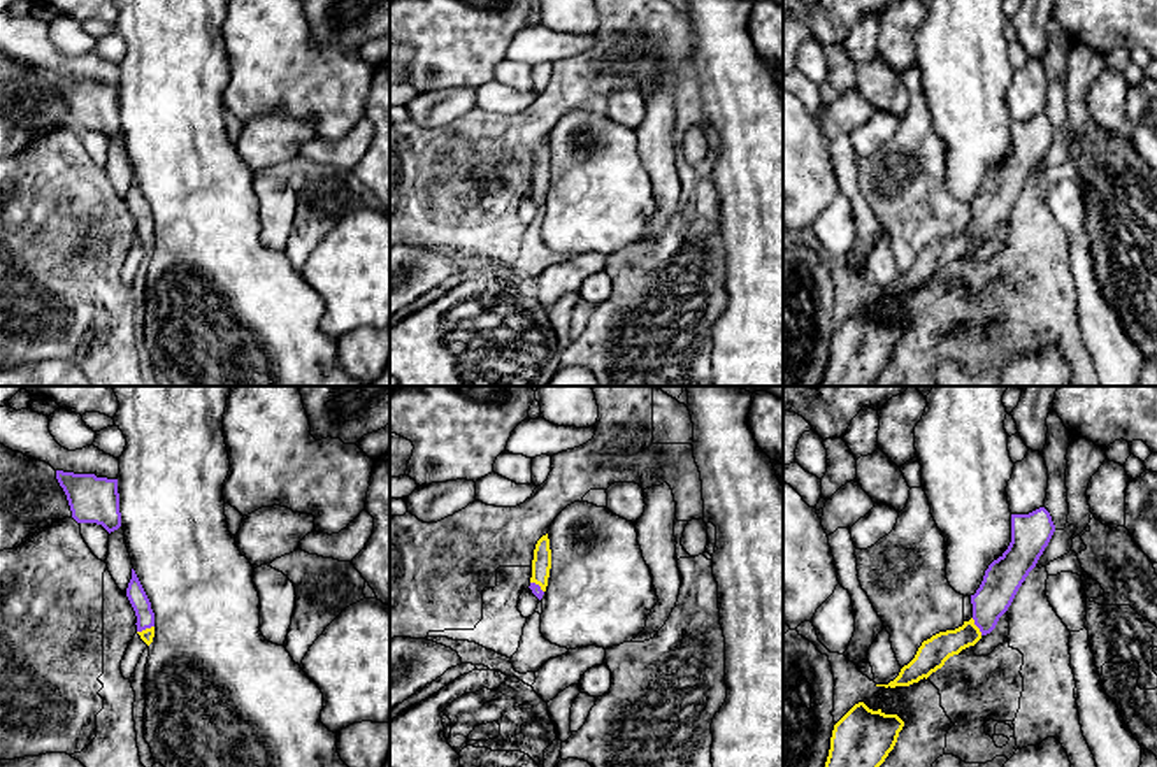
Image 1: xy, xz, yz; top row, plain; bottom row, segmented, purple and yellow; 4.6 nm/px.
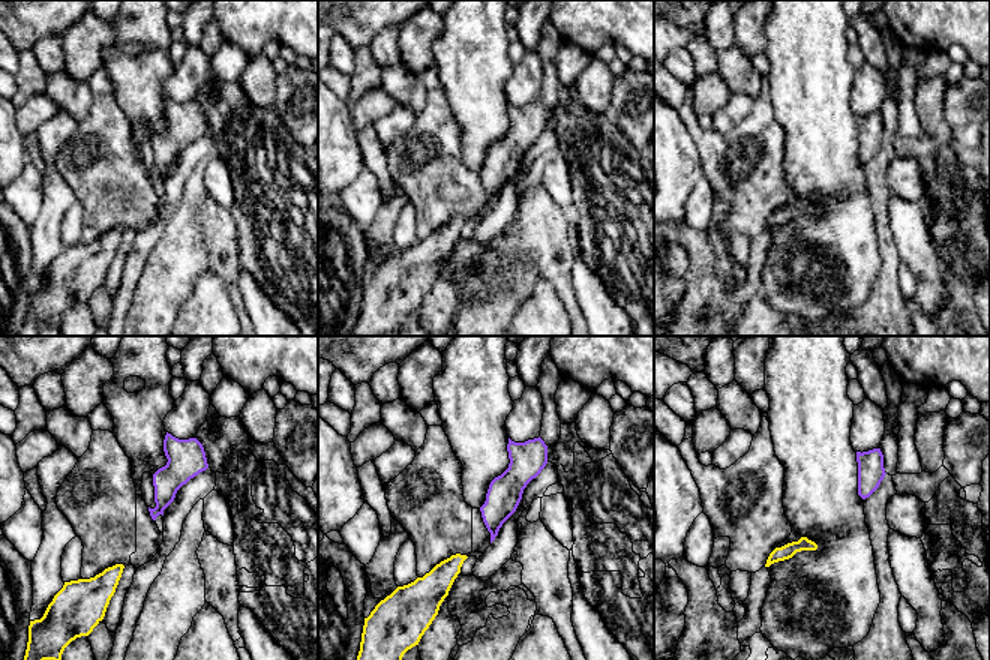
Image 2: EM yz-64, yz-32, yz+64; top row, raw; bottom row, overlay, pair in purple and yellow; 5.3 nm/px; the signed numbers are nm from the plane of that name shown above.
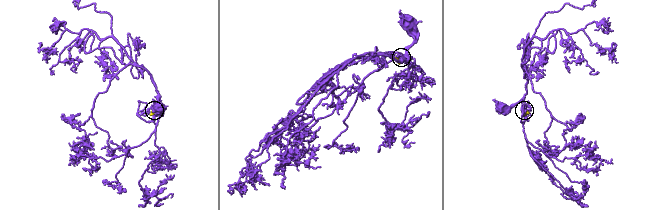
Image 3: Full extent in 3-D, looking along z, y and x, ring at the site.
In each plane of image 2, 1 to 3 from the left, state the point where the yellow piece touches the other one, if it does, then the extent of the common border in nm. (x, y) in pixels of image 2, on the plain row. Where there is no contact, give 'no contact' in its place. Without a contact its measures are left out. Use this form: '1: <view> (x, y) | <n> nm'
1: no contact
2: no contact
3: no contact

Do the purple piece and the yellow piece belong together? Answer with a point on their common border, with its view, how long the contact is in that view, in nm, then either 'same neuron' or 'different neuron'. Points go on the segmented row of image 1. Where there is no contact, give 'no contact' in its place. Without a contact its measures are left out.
meets purple in xy at (144, 629); contact 90 nm long; same neuron

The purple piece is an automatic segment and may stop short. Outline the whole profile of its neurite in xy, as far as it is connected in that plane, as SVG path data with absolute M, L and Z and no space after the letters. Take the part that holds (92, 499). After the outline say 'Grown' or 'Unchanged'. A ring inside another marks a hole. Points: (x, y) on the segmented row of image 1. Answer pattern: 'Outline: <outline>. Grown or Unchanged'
Outline: M56 470L56 479L77 523L97 523L109 534L121 527L118 479L63 470Z. Unchanged

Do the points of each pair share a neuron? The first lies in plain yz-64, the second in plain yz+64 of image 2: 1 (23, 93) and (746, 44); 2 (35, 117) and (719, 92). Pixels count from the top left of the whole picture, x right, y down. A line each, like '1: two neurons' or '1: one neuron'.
1: one neuron
2: one neuron

